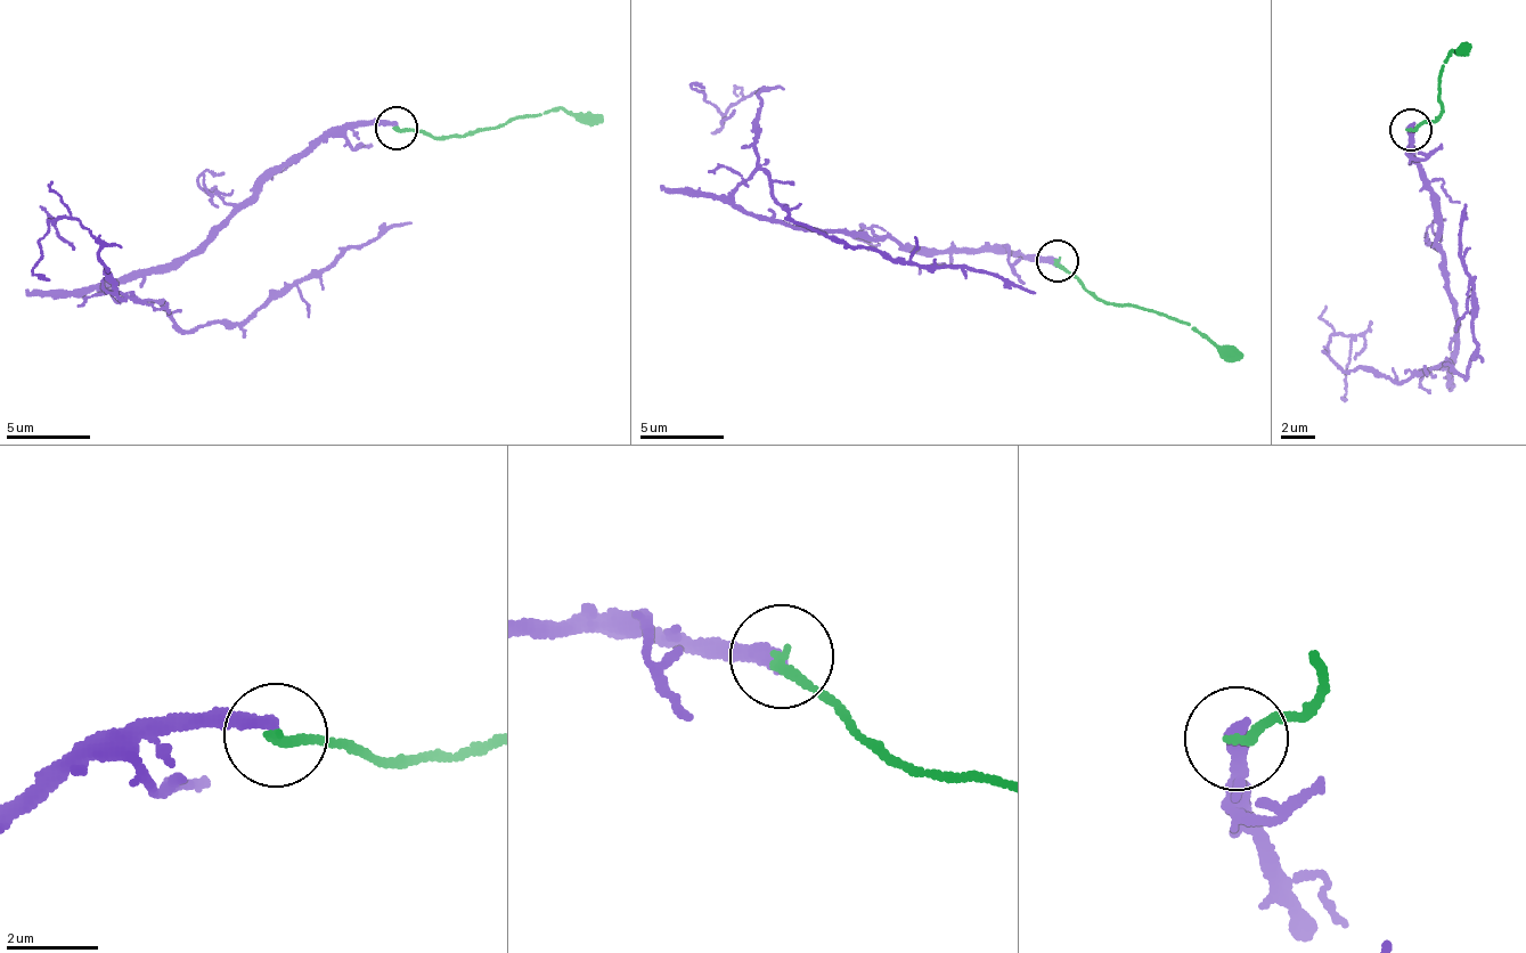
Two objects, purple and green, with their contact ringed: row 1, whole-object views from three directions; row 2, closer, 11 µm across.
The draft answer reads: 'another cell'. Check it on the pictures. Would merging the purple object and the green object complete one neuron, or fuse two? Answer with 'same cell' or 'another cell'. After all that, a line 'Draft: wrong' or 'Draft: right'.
another cell
Draft: right

